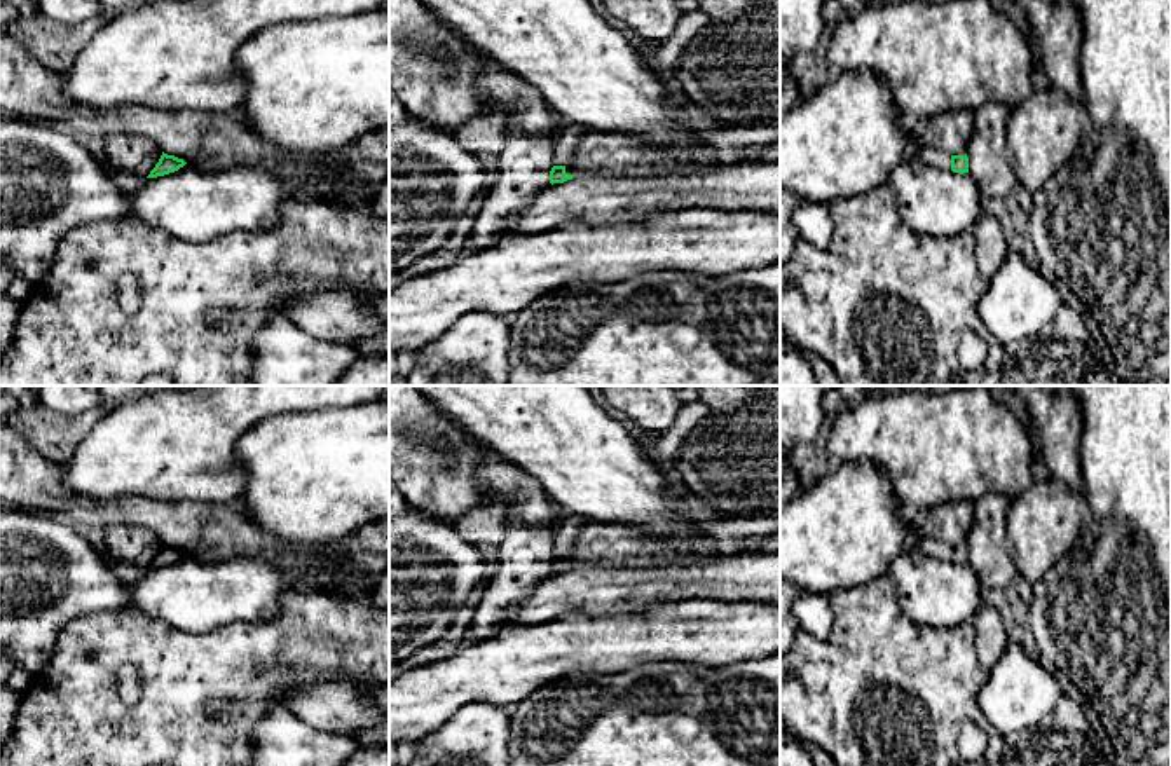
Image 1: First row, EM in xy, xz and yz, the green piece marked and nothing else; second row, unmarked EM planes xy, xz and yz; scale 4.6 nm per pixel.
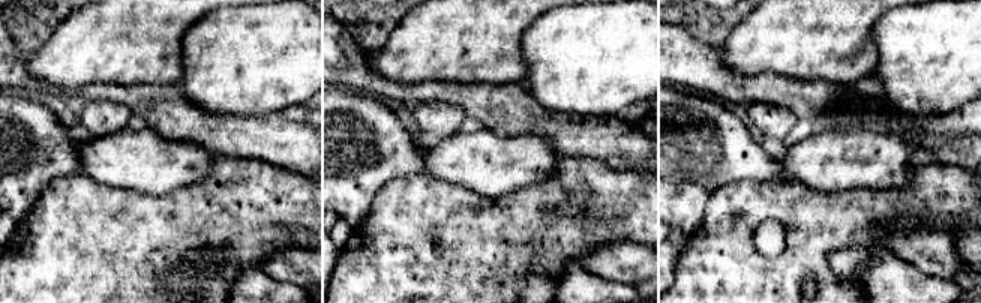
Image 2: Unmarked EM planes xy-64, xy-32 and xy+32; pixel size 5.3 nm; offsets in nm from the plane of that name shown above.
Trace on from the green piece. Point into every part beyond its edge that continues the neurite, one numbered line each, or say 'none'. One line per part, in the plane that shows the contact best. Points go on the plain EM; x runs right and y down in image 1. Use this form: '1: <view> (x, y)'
1: yz (927, 547)

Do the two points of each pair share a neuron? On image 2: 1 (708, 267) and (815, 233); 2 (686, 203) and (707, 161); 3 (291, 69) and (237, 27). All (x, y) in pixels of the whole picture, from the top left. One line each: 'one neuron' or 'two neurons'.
1: one neuron
2: one neuron
3: one neuron

